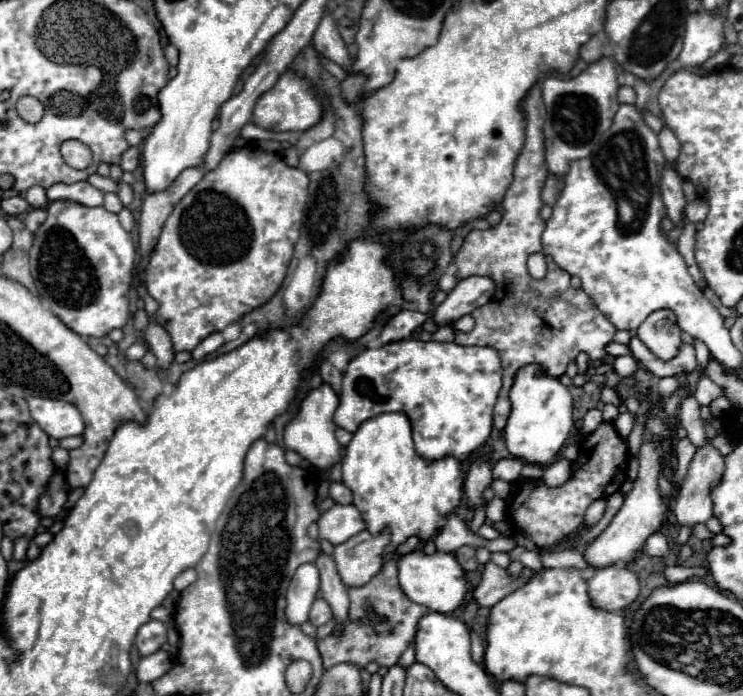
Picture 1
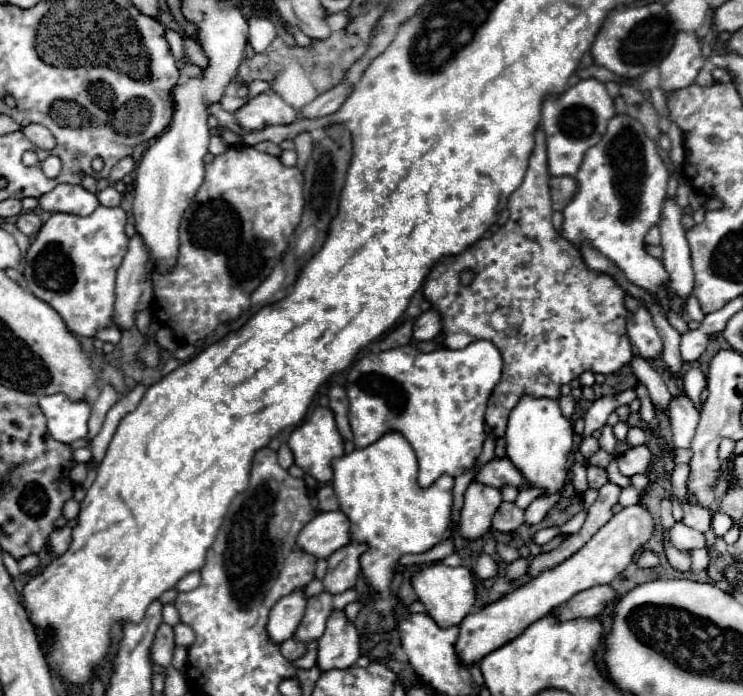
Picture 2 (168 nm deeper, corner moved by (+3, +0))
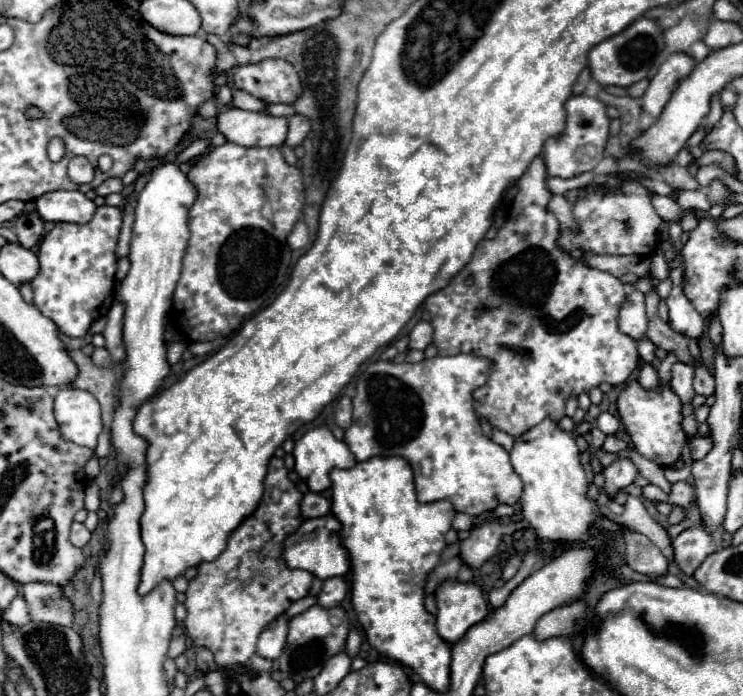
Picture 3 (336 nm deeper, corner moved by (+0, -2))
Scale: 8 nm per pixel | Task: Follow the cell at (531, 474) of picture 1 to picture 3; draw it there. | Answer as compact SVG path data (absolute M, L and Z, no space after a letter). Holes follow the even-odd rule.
M471 354L435 356L429 360L421 360L417 364L373 362L361 372L357 380L357 396L355 396L355 406L361 402L369 402L371 408L361 414L355 414L355 422L345 430L343 442L349 446L357 462L363 462L375 456L405 458L413 468L419 502L449 500L455 512L465 512L471 516L479 516L487 510L495 510L499 504L513 506L521 500L523 482L511 466L509 452L481 432L475 408L473 408L473 400L471 400L471 392L485 384L487 374L489 374L487 360Z

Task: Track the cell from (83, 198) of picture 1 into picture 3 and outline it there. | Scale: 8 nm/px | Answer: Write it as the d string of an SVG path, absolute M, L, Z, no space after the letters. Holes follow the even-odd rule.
M79 190L67 192L49 192L35 200L37 212L45 222L73 222L73 224L87 224L93 218L95 204Z

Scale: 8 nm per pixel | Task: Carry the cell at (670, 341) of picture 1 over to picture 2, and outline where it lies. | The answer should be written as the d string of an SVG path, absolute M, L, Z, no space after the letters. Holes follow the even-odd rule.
M646 308L636 310L636 314L628 318L626 328L628 328L628 338L634 342L642 358L654 360L662 356L662 340L658 328L654 326L652 314Z

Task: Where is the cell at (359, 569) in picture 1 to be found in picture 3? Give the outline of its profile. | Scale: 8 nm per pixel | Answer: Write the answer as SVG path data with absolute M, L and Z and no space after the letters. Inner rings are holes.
M329 578L323 582L323 590L317 596L317 604L321 608L335 608L347 594L347 584L343 578Z

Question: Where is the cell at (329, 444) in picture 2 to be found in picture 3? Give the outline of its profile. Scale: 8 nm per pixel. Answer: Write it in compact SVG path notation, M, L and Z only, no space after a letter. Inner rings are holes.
M325 426L313 428L297 440L293 456L297 474L317 494L331 488L329 472L333 468L353 468L357 462L347 444L339 442Z

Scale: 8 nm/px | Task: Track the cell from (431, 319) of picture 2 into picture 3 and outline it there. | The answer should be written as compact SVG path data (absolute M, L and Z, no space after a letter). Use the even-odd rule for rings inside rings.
M419 322L409 334L409 348L425 350L433 340L433 328L429 322Z

